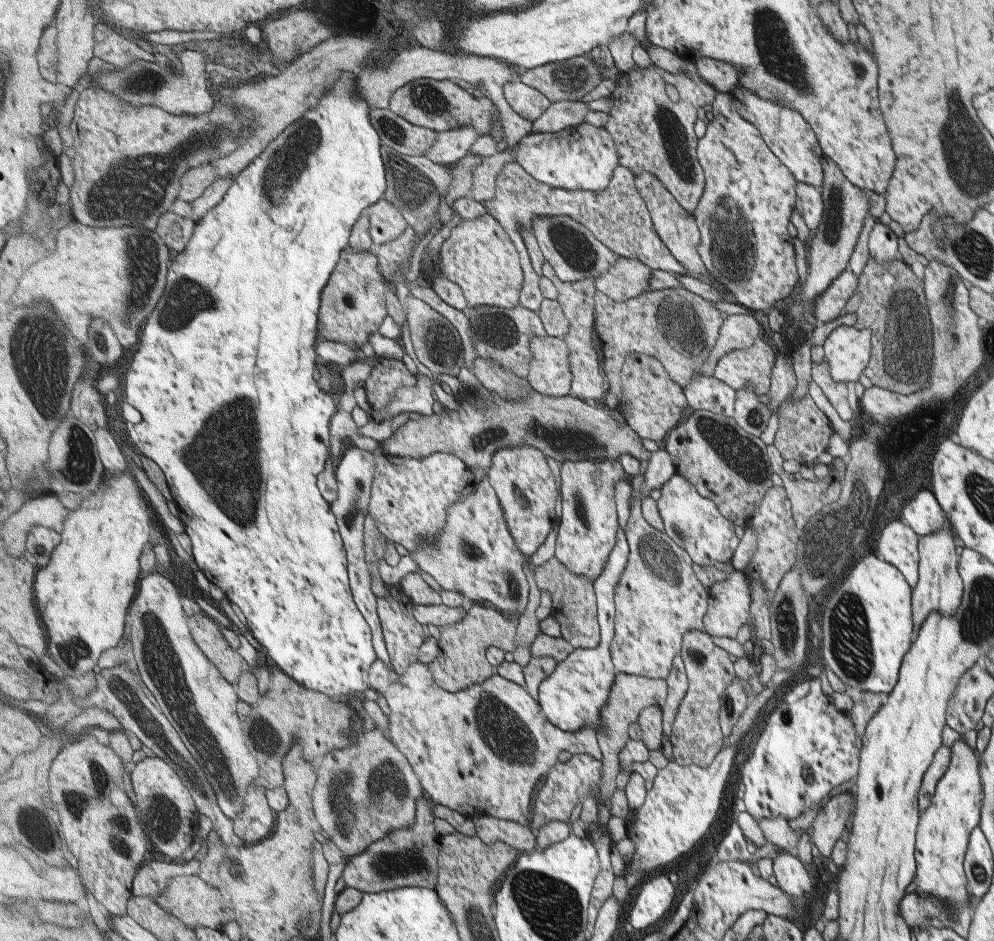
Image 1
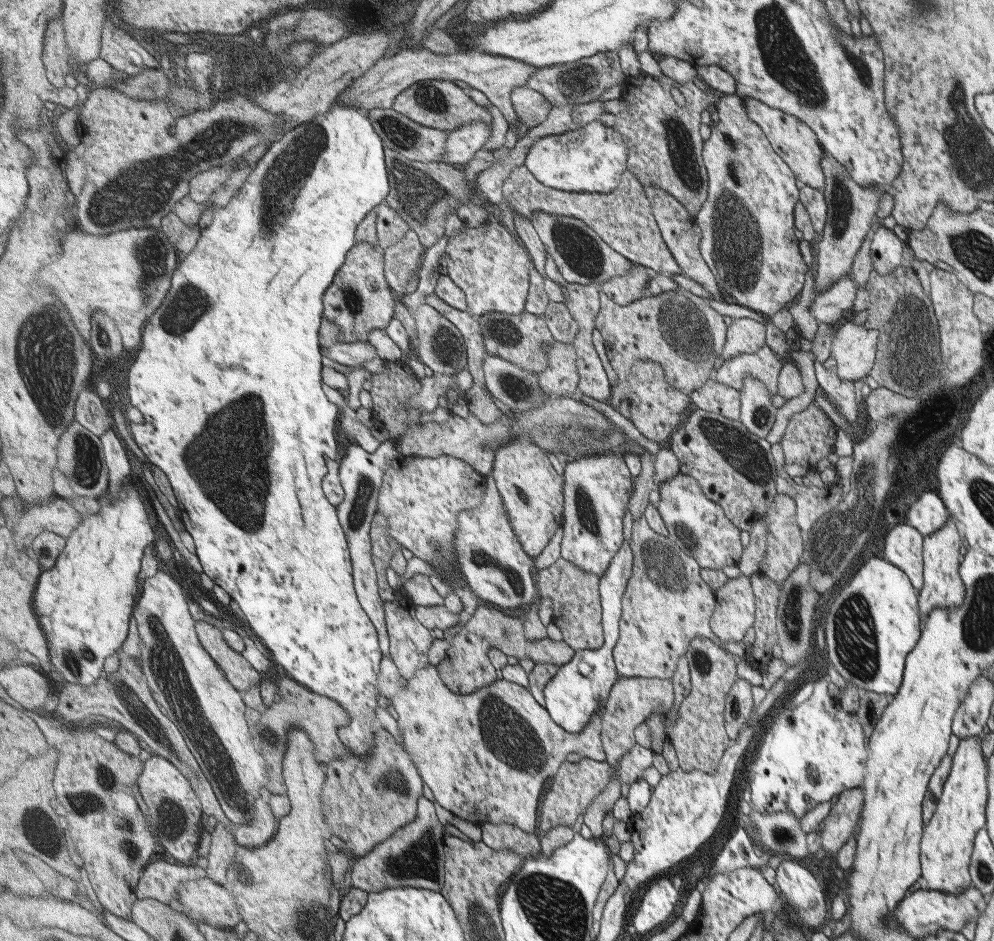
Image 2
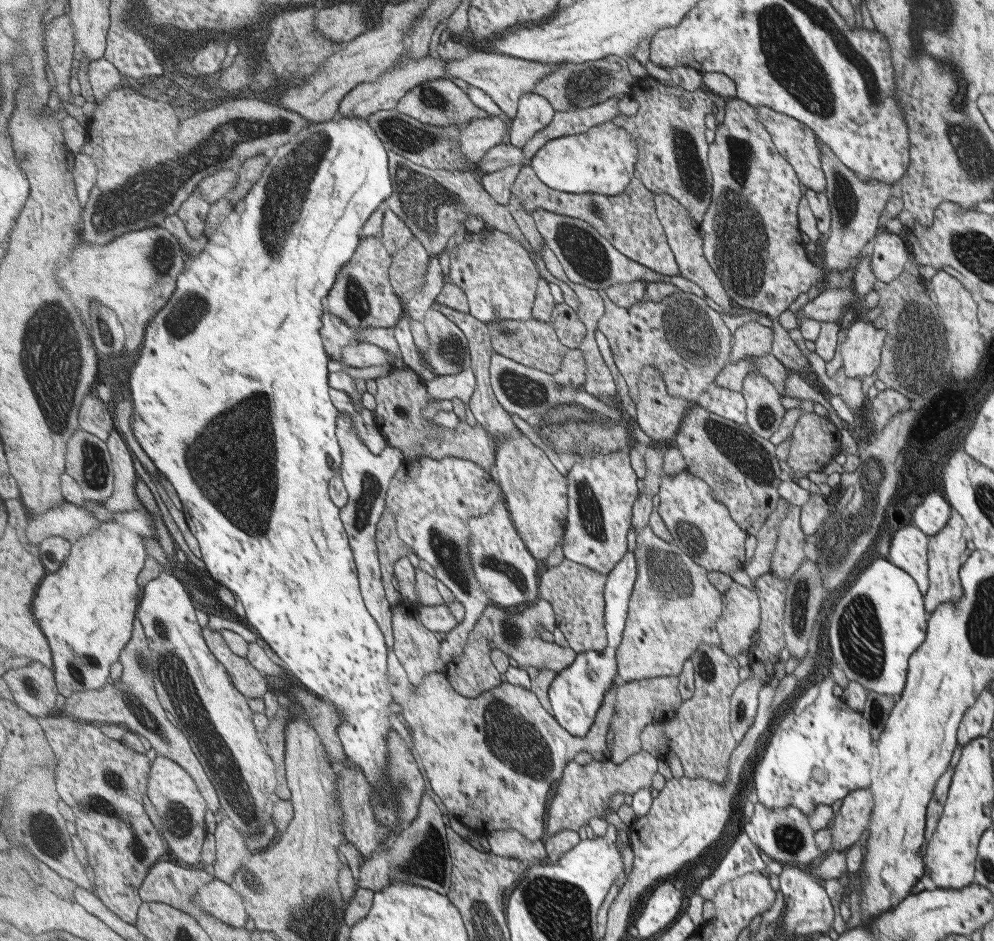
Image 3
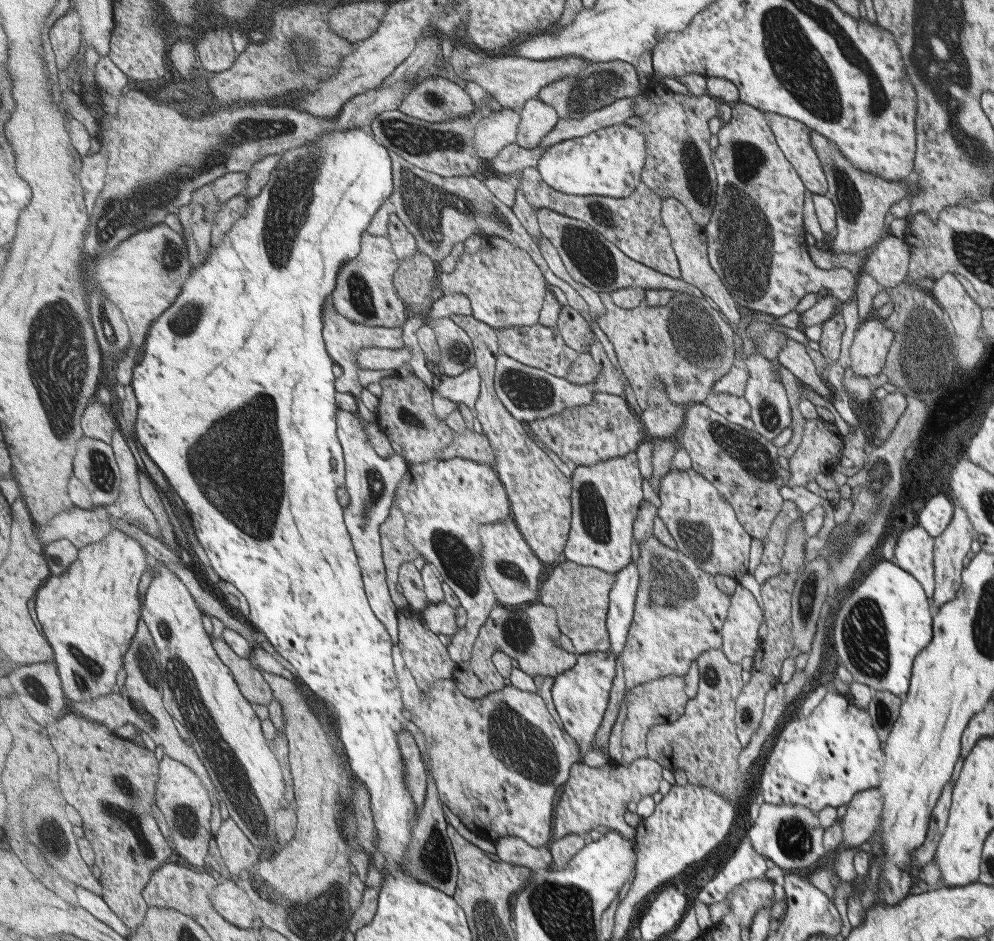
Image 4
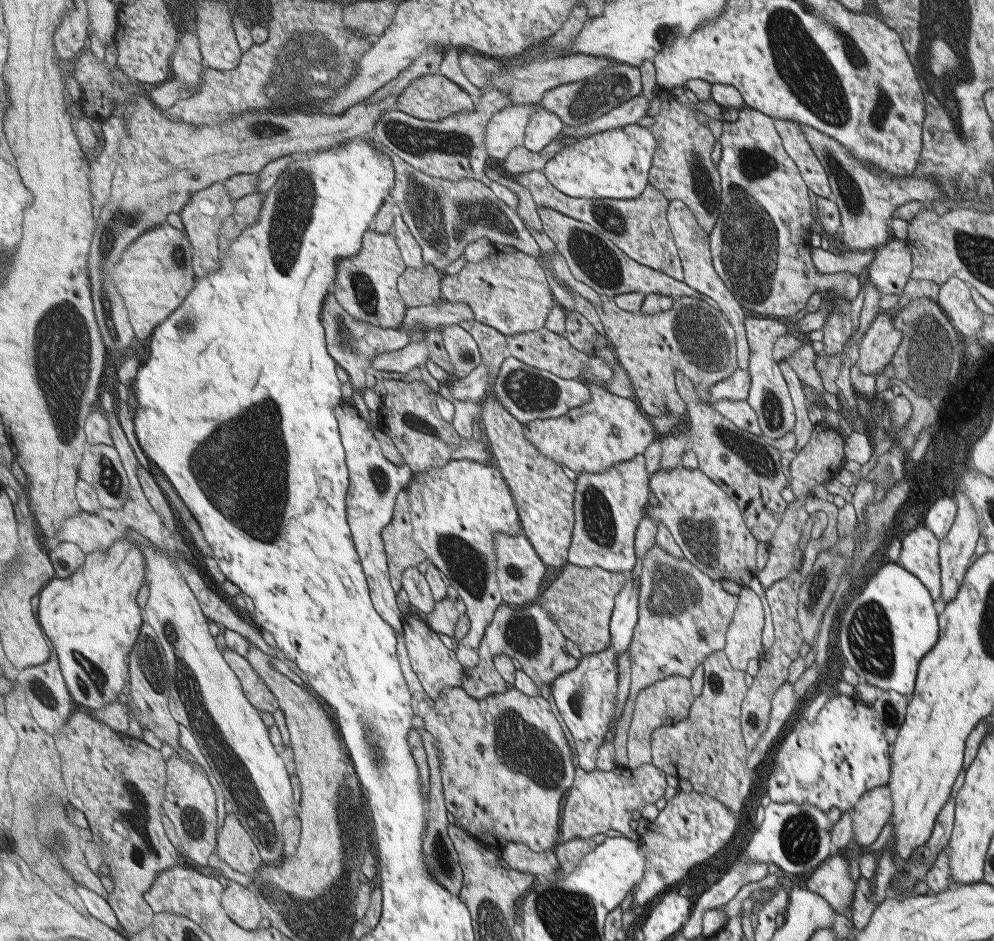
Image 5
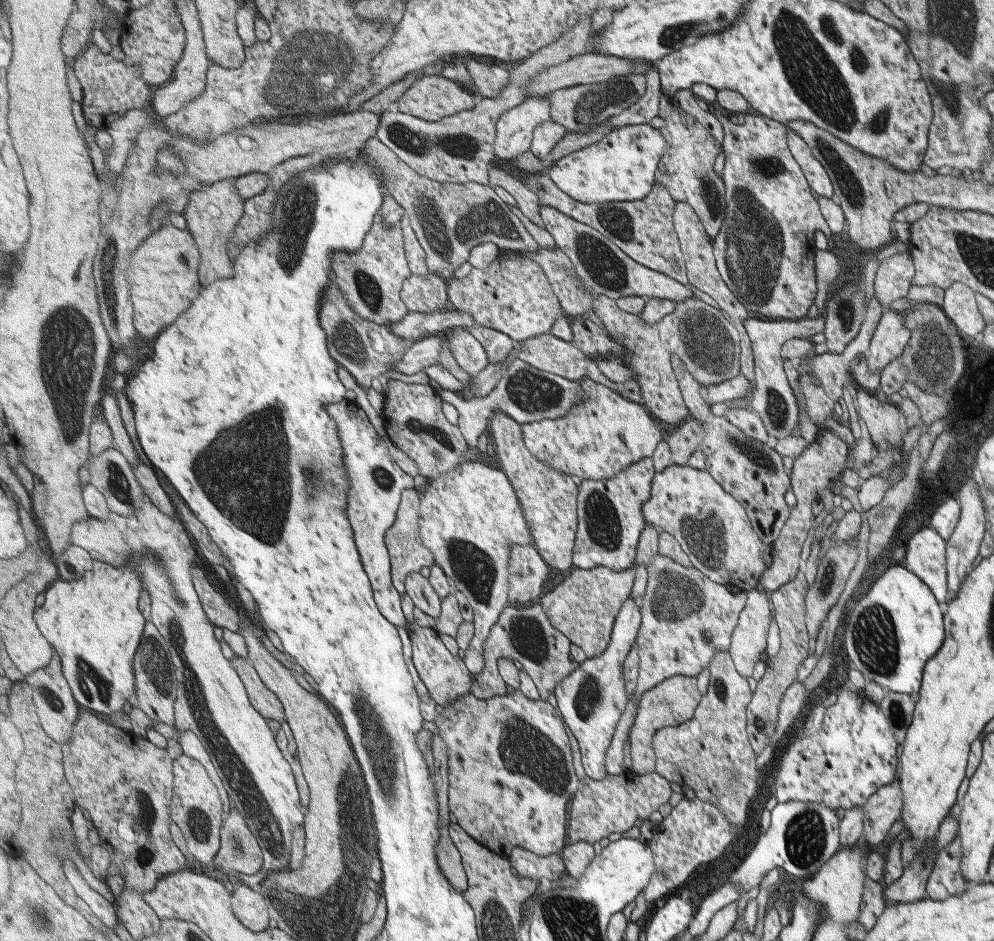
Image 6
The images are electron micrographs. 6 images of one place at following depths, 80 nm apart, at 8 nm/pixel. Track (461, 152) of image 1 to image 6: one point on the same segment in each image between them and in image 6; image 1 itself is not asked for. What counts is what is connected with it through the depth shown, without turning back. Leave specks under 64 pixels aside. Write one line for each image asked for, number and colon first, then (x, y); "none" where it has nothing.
2: (463, 144)
3: (479, 137)
4: (493, 133)
5: (506, 130)
6: (515, 129)

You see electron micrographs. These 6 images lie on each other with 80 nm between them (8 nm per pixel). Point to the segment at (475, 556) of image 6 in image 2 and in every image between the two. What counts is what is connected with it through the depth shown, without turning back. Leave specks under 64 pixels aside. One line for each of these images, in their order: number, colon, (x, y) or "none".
2: (422, 496)
3: (434, 500)
4: (446, 501)
5: (458, 508)

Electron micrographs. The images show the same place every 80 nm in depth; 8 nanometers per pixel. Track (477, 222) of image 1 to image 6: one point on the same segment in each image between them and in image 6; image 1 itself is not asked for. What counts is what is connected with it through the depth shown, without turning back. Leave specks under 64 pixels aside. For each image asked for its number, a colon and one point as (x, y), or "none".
2: (488, 262)
3: (502, 282)
4: (514, 295)
5: (517, 299)
6: (514, 295)

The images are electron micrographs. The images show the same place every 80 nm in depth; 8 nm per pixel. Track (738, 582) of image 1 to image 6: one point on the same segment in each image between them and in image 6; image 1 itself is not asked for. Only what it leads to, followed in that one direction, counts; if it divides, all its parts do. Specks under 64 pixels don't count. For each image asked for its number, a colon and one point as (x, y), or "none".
2: (733, 614)
3: (739, 618)
4: (739, 637)
5: (743, 637)
6: (747, 641)

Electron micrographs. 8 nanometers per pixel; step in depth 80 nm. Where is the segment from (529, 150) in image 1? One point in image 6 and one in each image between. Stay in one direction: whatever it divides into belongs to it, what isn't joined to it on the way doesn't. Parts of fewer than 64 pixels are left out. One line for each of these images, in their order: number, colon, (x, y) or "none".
2: (594, 158)
3: (602, 161)
4: (608, 162)
5: (614, 164)
6: (621, 168)

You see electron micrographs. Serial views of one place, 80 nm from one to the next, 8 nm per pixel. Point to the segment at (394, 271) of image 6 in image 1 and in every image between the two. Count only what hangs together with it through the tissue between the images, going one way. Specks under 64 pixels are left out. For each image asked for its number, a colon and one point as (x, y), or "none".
1: (354, 306)
2: (360, 300)
3: (363, 297)
4: (365, 292)
5: (366, 285)

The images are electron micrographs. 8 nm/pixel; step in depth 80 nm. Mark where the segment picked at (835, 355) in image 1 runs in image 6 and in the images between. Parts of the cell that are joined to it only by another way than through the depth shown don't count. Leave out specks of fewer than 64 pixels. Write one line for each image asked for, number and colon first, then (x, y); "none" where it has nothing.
2: (853, 347)
3: (860, 351)
4: (868, 350)
5: (880, 341)
6: (890, 336)

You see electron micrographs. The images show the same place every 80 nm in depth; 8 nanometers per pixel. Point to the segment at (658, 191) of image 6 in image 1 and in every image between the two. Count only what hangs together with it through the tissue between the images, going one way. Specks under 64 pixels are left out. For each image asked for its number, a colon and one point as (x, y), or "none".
1: (617, 216)
2: (624, 218)
3: (629, 221)
4: (634, 224)
5: (639, 227)

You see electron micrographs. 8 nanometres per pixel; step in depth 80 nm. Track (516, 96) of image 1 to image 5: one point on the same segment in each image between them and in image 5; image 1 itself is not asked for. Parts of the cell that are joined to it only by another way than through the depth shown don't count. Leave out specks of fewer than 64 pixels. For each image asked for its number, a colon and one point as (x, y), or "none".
2: (533, 108)
3: (535, 112)
4: (538, 119)
5: (545, 126)

